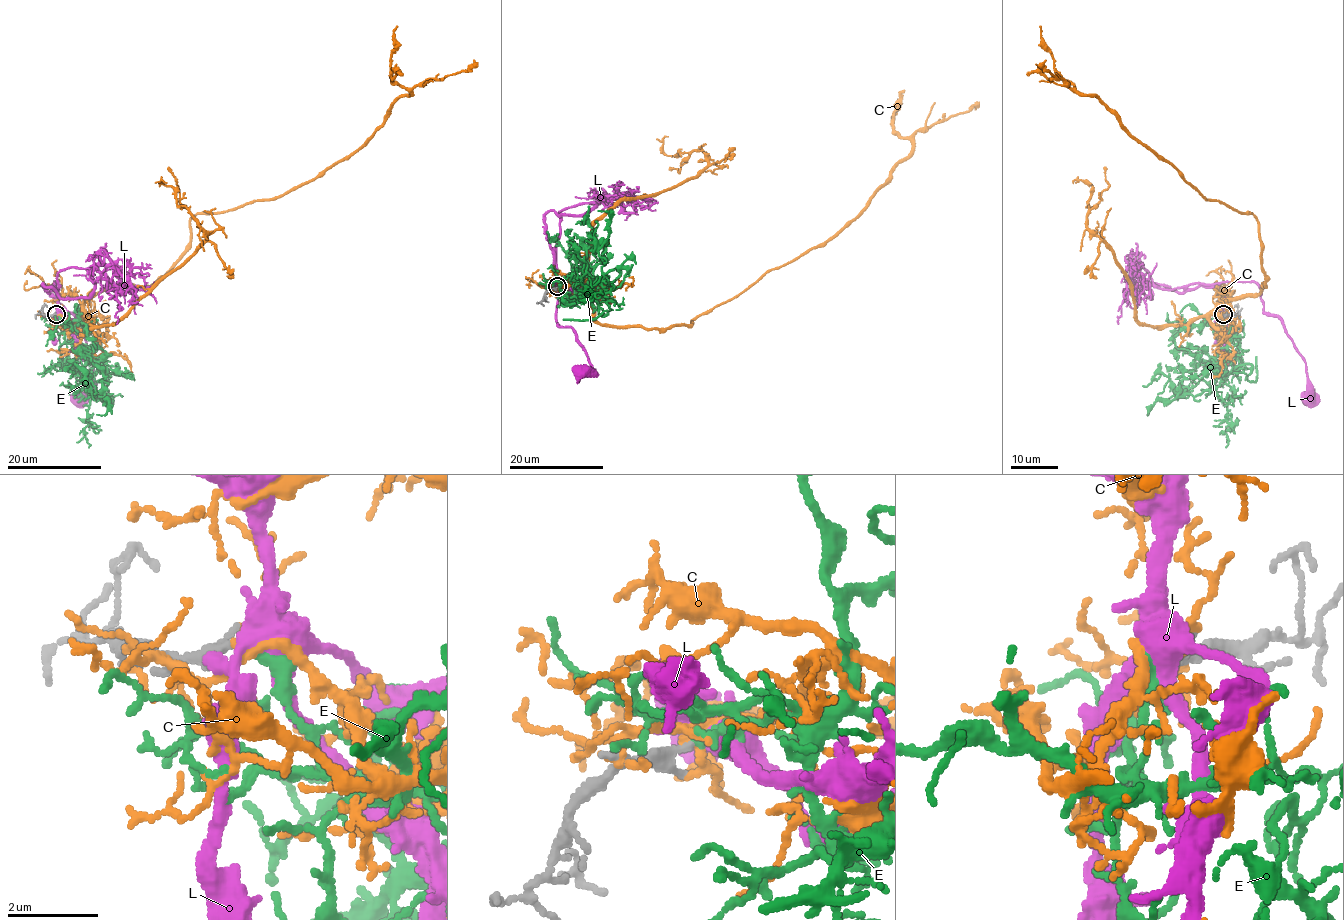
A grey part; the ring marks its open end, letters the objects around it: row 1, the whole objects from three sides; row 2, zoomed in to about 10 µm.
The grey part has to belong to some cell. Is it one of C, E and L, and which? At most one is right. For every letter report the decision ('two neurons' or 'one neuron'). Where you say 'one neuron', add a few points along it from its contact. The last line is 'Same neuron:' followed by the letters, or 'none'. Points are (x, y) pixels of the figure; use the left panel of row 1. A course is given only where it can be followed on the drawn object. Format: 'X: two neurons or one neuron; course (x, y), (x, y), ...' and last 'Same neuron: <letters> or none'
C: two neurons
E: one neuron; course (55, 314), (71, 335), (61, 359), (85, 370), (84, 390), (103, 398), (91, 392), (87, 372), (87, 385)
L: two neurons
Same neuron: E

